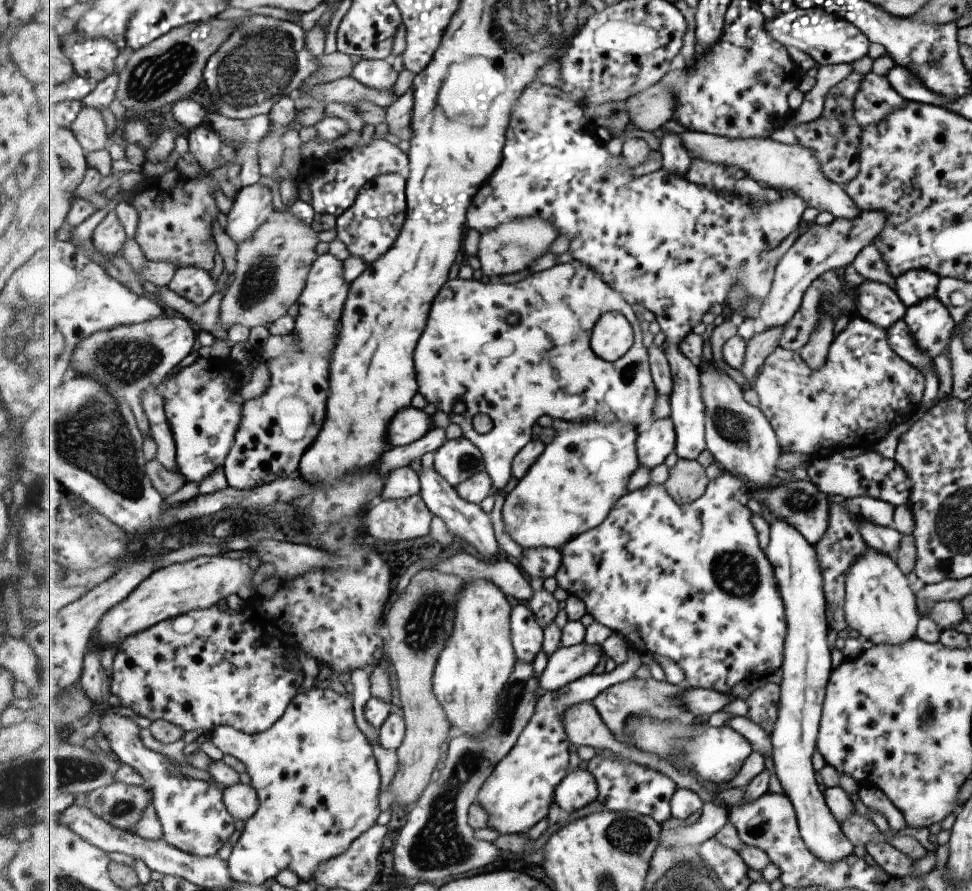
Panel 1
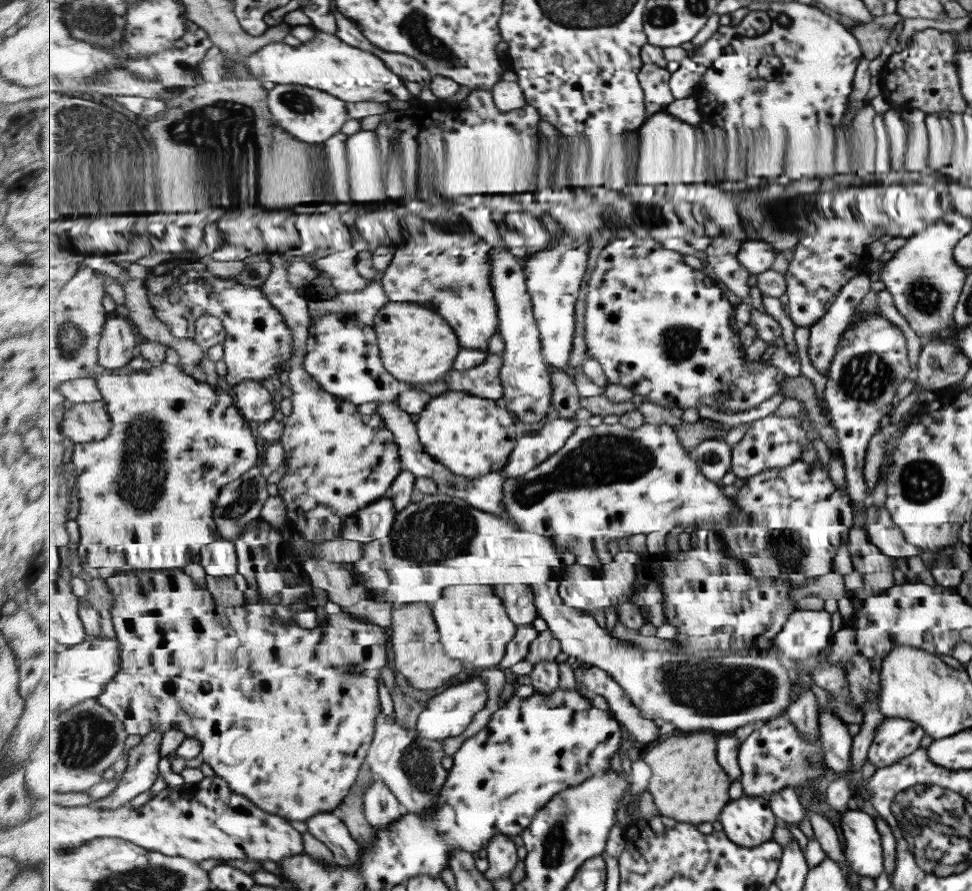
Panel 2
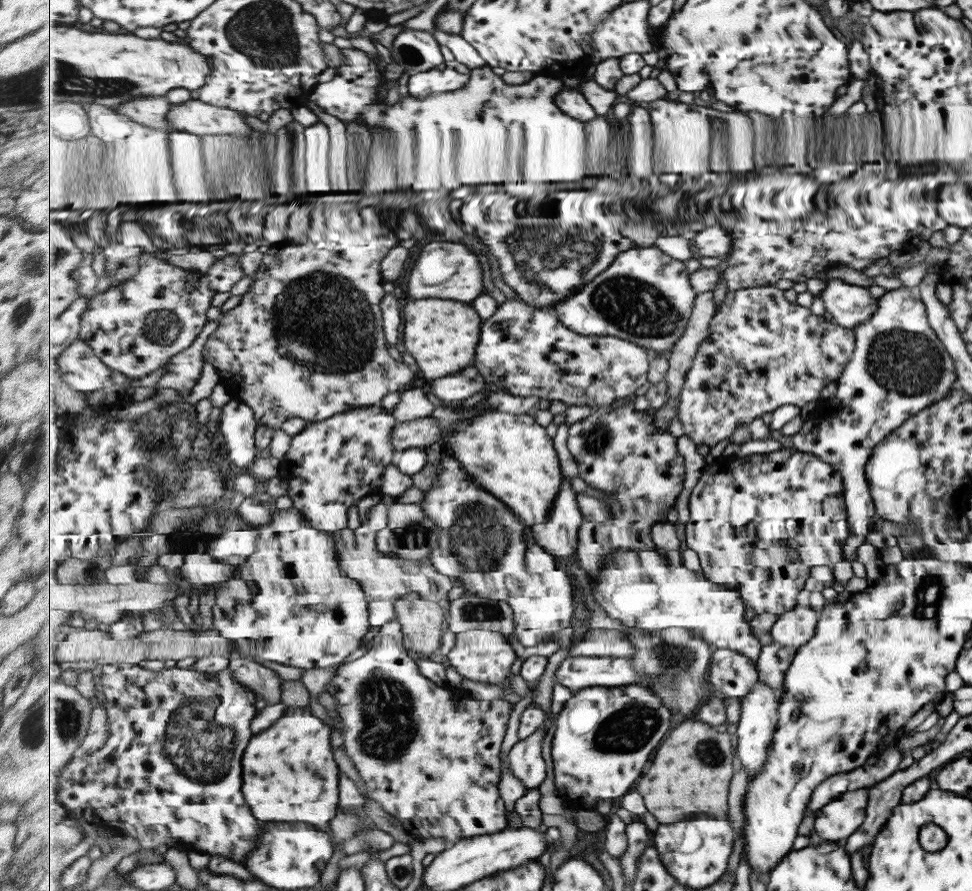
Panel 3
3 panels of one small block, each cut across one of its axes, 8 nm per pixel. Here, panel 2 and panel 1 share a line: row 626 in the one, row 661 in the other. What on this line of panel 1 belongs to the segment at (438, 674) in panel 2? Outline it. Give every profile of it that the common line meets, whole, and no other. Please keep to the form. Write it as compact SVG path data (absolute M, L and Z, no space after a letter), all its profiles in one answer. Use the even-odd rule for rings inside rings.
M423 569L419 571L404 590L393 601L392 607L388 610L384 626L388 629L389 636L385 638L387 643L387 654L390 662L396 669L396 678L398 679L398 693L400 696L401 709L406 719L406 735L403 744L397 749L400 762L400 771L392 782L394 799L390 808L394 804L401 806L405 811L406 818L410 810L418 803L423 791L423 786L431 780L431 774L435 772L439 760L441 760L441 748L447 743L451 723L448 719L446 709L443 708L438 696L434 691L434 674L438 666L439 657L443 649L447 646L450 636L454 635L456 623L456 613L458 612L458 598L464 589L464 580L461 577L451 574L444 574L435 569Z

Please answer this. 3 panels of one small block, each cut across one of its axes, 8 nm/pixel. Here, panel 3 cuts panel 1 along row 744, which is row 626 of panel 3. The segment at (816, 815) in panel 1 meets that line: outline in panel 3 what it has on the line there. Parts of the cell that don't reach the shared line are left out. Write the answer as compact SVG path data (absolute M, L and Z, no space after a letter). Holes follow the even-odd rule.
M803 601L779 616L770 633L779 644L799 648L813 636L817 621L817 612Z

